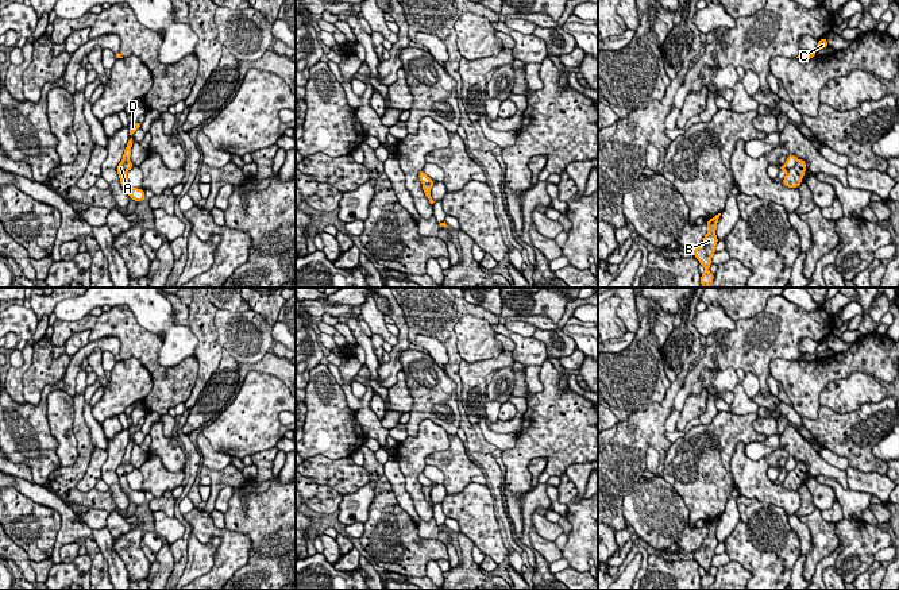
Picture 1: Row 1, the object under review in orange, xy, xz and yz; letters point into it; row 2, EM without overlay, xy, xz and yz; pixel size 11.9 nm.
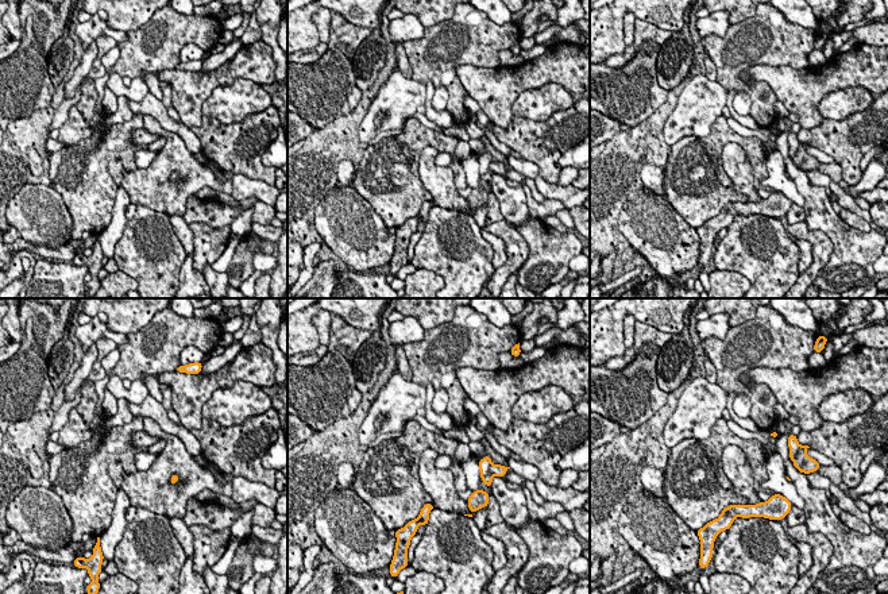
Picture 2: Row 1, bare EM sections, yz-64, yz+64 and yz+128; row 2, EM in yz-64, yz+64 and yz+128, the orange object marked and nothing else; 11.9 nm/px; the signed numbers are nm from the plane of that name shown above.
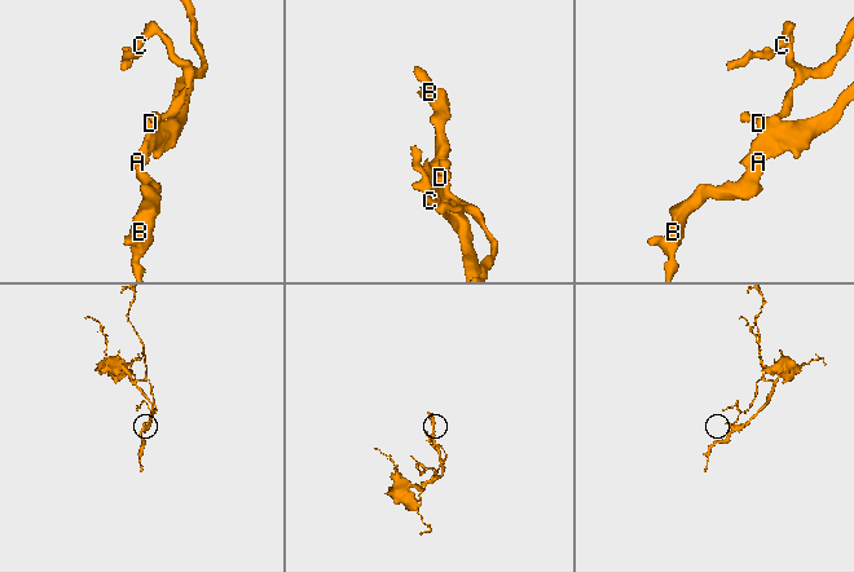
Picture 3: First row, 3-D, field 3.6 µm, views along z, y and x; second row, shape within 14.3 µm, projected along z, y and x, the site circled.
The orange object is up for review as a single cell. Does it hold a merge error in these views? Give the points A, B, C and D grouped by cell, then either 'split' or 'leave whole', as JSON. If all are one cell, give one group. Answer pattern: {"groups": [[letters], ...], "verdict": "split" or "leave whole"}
{"groups": [["A", "B"], ["C", "D"]], "verdict": "split"}

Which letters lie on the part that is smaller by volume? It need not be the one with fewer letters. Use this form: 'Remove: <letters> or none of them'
Remove: C, D

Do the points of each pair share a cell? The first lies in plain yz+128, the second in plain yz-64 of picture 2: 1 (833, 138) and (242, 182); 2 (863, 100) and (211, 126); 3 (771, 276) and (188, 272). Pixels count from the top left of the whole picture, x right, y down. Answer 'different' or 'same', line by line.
1: different
2: different
3: different

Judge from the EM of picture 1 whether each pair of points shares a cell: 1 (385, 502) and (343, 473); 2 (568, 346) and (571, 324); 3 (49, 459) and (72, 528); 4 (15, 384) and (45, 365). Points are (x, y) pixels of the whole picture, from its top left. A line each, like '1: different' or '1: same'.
1: different
2: different
3: different
4: different

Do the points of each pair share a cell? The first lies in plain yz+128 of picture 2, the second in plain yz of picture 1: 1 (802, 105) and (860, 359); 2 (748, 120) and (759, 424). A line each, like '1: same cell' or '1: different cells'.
1: same cell
2: different cells

